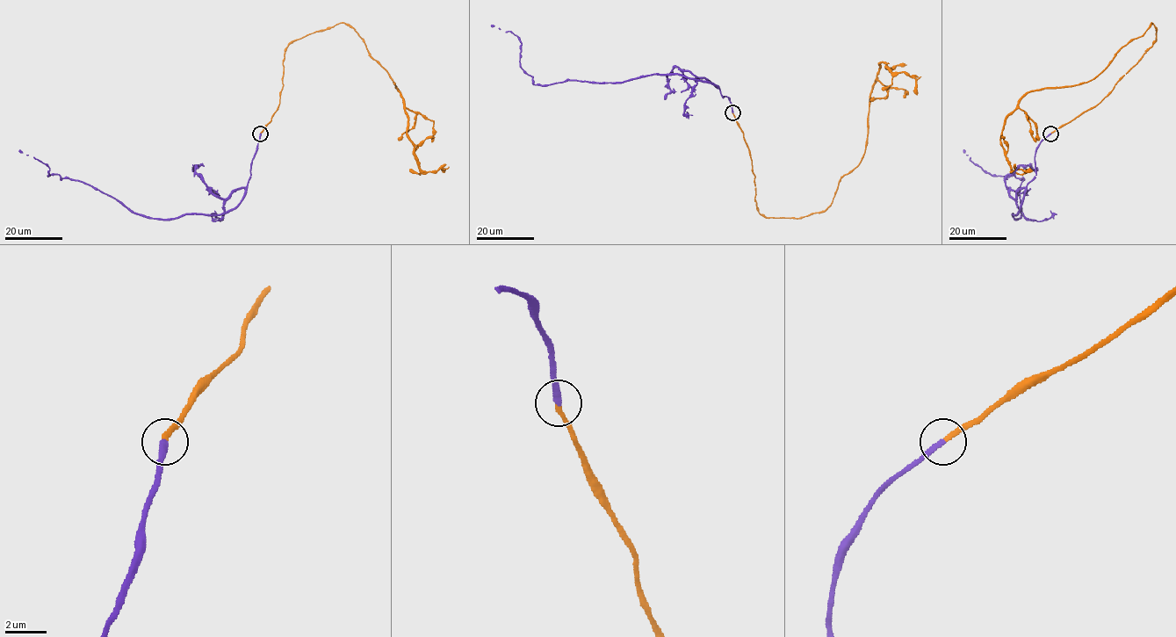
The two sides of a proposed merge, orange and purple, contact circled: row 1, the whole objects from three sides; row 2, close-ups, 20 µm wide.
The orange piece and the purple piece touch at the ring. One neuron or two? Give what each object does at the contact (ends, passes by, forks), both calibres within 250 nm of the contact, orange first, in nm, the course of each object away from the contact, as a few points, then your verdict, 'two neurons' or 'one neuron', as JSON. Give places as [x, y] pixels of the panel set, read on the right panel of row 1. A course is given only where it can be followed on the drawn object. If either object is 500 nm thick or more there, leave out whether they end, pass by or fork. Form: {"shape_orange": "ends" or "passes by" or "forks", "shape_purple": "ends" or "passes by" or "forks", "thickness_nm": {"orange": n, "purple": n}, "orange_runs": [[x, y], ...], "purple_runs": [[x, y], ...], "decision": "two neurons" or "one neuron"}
{"shape_orange": "ends", "shape_purple": "ends", "thickness_nm": {"orange": 200, "purple": 260}, "orange_runs": [[1050, 133], [1137, 63], [1156, 41], [1152, 23], [1095, 77], [1021, 98], [1000, 144], [1011, 171], [1033, 170]], "purple_runs": [[1050, 133], [1036, 150], [1035, 175], [1013, 213], [1018, 219], [1023, 178], [992, 176], [963, 150]], "decision": "one neuron"}

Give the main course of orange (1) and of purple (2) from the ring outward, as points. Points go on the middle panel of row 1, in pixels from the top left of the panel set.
1: (732, 112), (752, 160), (757, 211), (798, 218), (822, 213), (863, 156), (878, 63), (912, 76), (917, 94)
2: (732, 112), (728, 97), (716, 86), (678, 75), (535, 84), (520, 66), (518, 37), (491, 25)

